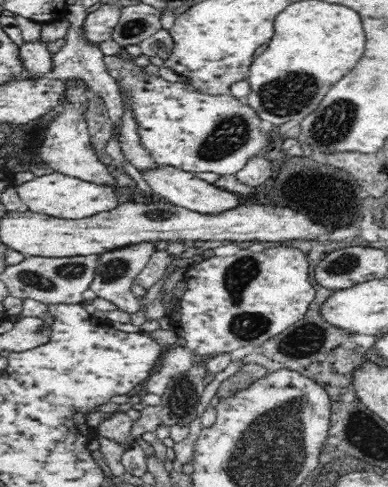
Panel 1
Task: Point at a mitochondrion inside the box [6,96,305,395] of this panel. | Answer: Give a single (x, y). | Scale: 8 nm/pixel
(245, 324)

